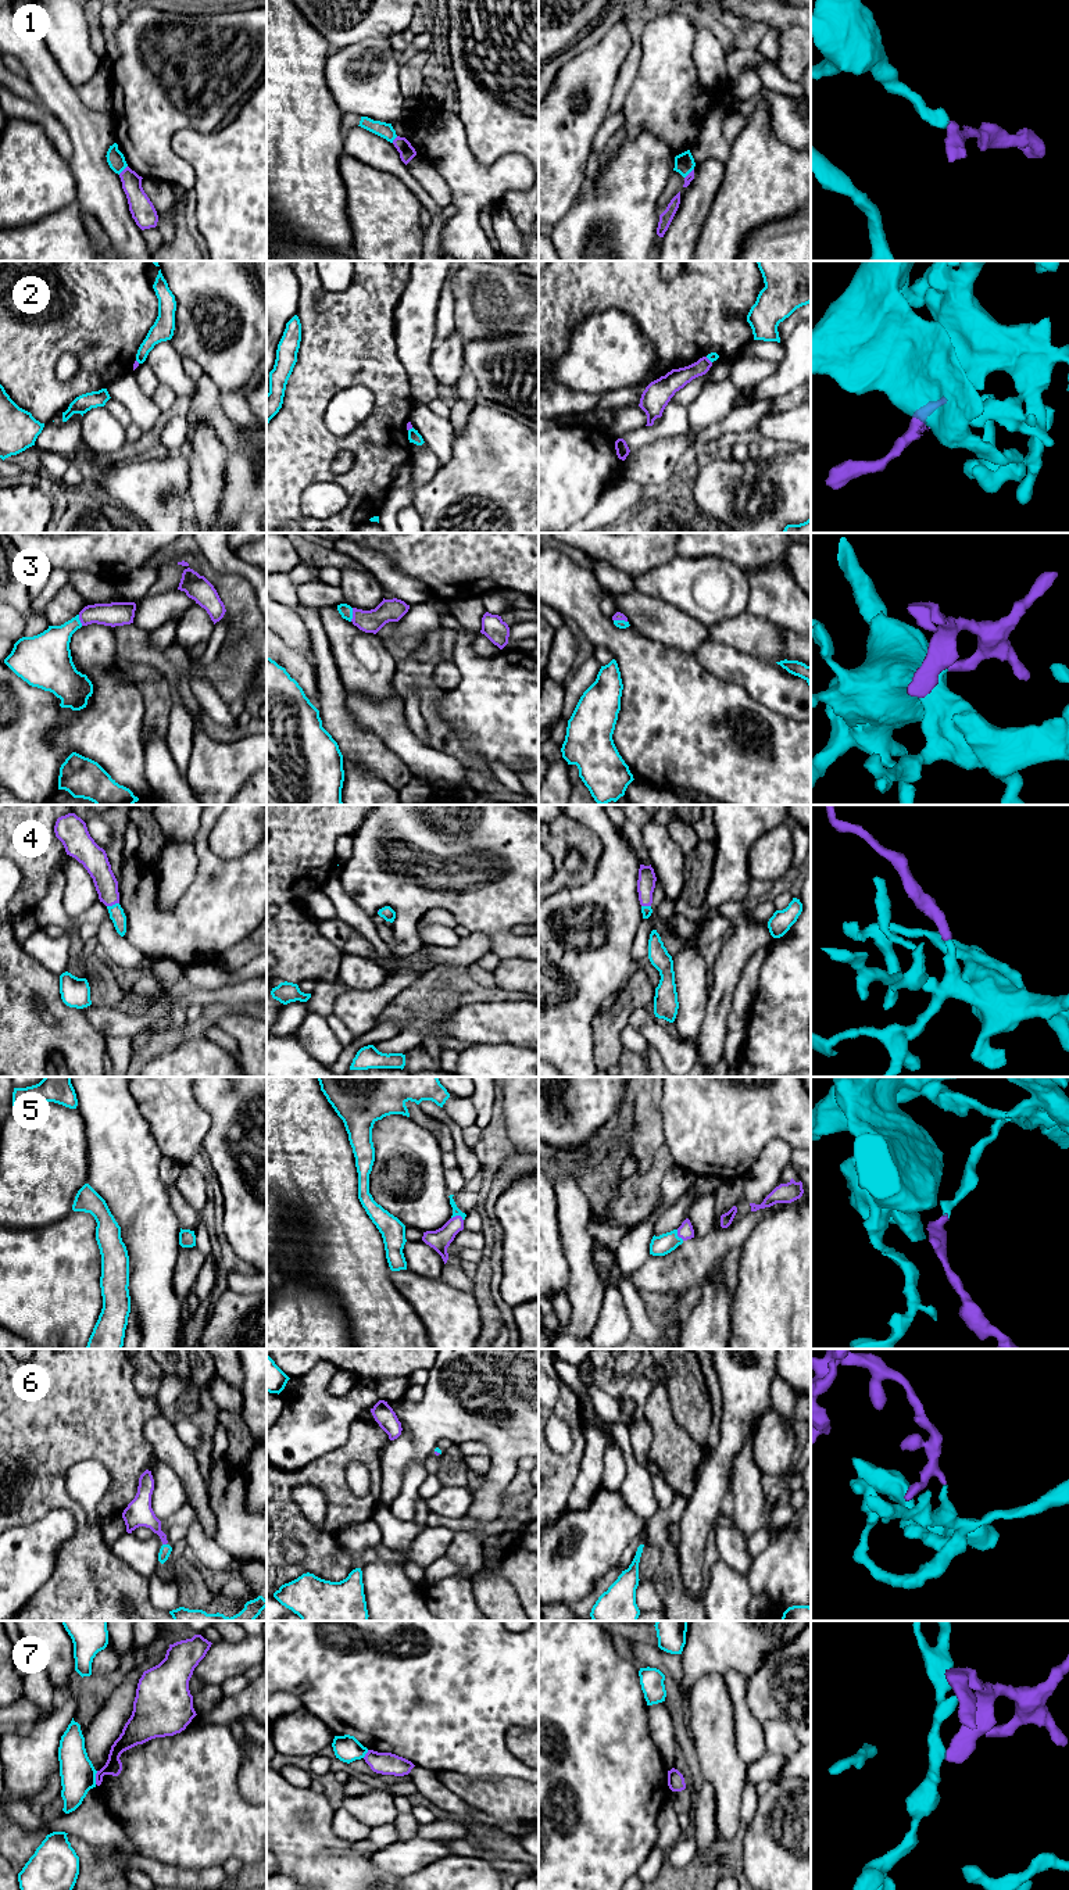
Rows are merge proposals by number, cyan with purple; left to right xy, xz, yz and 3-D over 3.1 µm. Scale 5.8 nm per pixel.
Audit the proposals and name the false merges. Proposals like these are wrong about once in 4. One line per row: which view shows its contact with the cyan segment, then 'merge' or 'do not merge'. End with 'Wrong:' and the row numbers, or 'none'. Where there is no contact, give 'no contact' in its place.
1: xy | do not merge
2: yz | do not merge
3: xz | merge
4: xy | merge
5: xz | merge
6: xy | merge
7: xy | do not merge
Wrong: 1, 2, 7

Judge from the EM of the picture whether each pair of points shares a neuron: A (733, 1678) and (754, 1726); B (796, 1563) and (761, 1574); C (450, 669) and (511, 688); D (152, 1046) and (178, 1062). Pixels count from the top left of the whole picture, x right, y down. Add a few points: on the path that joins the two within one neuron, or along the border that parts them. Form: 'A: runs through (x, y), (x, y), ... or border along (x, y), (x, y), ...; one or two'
A: runs through (737, 1690), (742, 1714); one
B: runs through (787, 1571), (785, 1574), (769, 1574); one
C: border along (453, 659), (460, 670), (460, 683), (446, 691); two
D: border along (193, 1040), (182, 1040), (174, 1048), (149, 1062); two

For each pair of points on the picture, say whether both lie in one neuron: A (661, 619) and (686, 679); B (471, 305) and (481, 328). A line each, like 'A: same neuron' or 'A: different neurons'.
A: different neurons
B: same neuron

